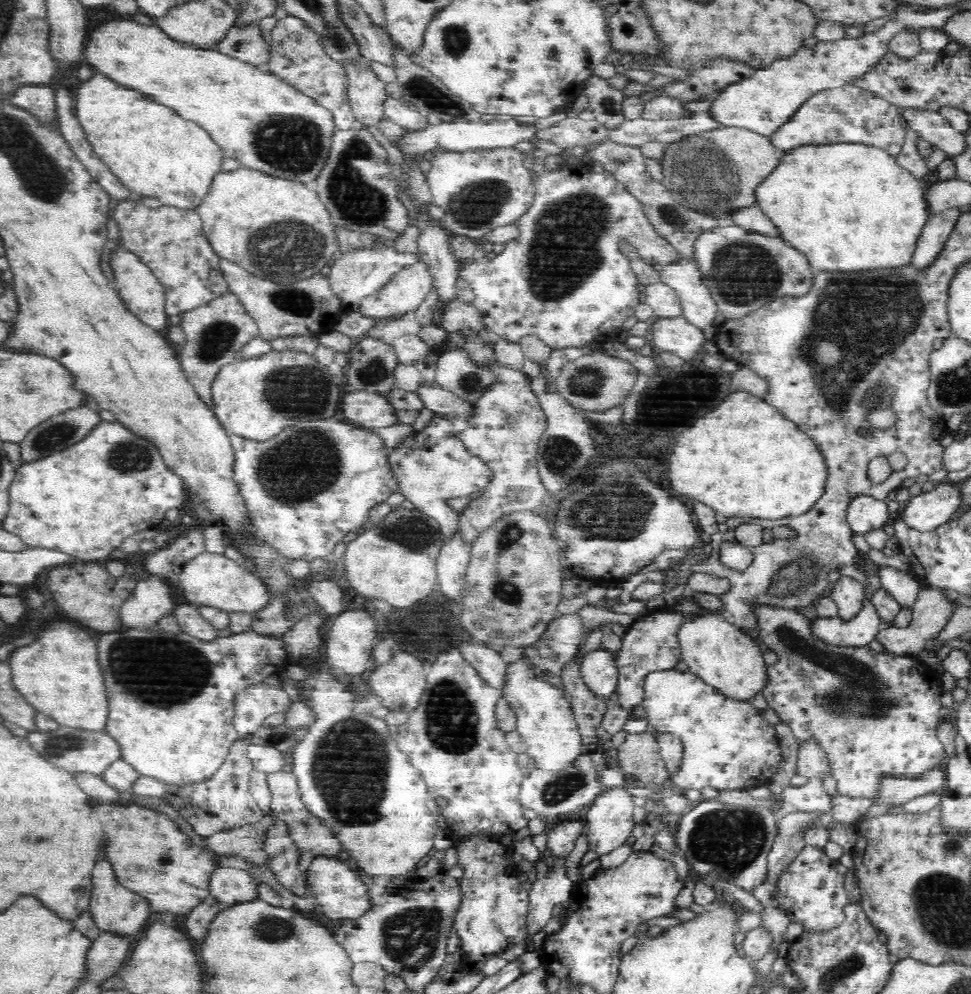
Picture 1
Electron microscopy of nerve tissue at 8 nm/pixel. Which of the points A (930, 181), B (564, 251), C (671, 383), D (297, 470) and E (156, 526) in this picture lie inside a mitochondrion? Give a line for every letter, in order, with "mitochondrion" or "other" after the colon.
A: other
B: mitochondrion
C: mitochondrion
D: mitochondrion
E: other

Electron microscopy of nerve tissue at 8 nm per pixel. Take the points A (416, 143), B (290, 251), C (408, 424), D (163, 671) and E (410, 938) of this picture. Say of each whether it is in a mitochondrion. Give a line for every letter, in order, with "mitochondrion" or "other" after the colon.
A: other
B: mitochondrion
C: other
D: mitochondrion
E: mitochondrion

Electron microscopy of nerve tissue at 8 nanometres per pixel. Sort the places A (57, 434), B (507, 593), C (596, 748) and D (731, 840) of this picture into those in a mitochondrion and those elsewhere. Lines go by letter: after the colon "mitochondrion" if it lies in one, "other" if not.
A: mitochondrion
B: mitochondrion
C: other
D: mitochondrion

